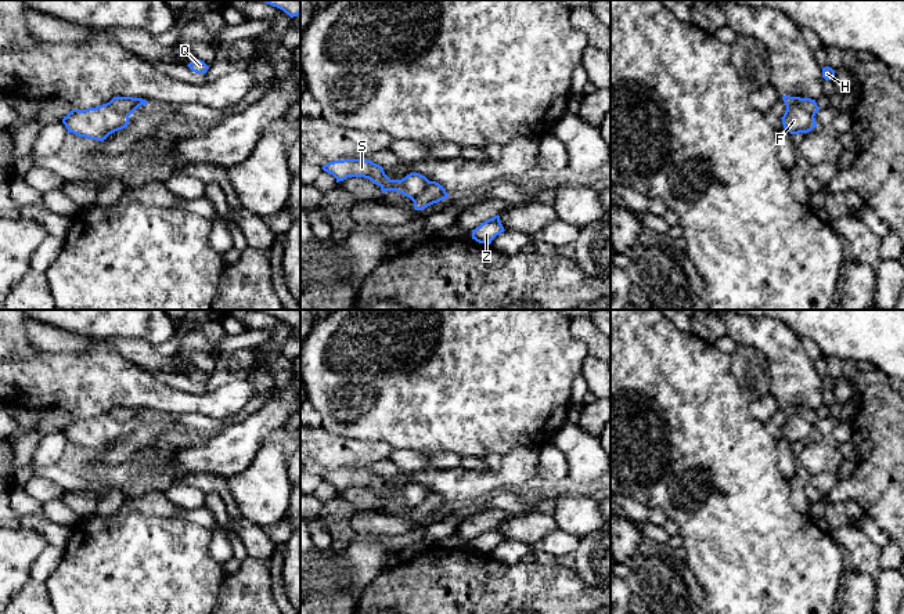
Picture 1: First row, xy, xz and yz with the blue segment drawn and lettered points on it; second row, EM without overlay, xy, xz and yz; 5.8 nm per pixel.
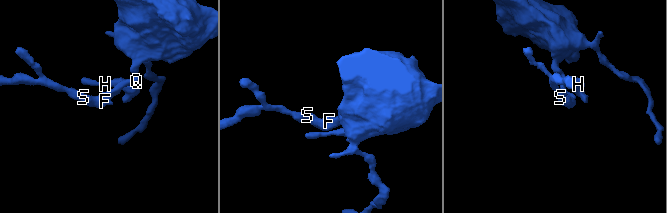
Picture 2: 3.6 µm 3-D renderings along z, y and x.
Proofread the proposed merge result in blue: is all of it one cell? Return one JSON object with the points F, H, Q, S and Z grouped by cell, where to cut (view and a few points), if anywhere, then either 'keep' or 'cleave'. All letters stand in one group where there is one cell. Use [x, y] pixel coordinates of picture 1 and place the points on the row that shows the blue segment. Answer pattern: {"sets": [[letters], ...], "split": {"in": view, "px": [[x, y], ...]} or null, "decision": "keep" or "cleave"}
{"sets": [["F", "S"], ["H", "Q", "Z"]], "split": {"in": "yz", "px": [[791, 97], [813, 116]]}, "decision": "cleave"}

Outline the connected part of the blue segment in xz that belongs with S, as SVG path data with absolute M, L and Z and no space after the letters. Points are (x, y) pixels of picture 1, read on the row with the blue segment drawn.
M367 159L334 160L323 166L323 170L332 174L336 183L347 177L364 177L379 185L382 192L397 191L413 202L426 189L429 180L419 173L410 173L401 180L390 180L383 167Z

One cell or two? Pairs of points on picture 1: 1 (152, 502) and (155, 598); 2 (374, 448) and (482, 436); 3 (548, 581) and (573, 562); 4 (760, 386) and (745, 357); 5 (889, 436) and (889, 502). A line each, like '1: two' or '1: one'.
1: two
2: two
3: two
4: one
5: one

